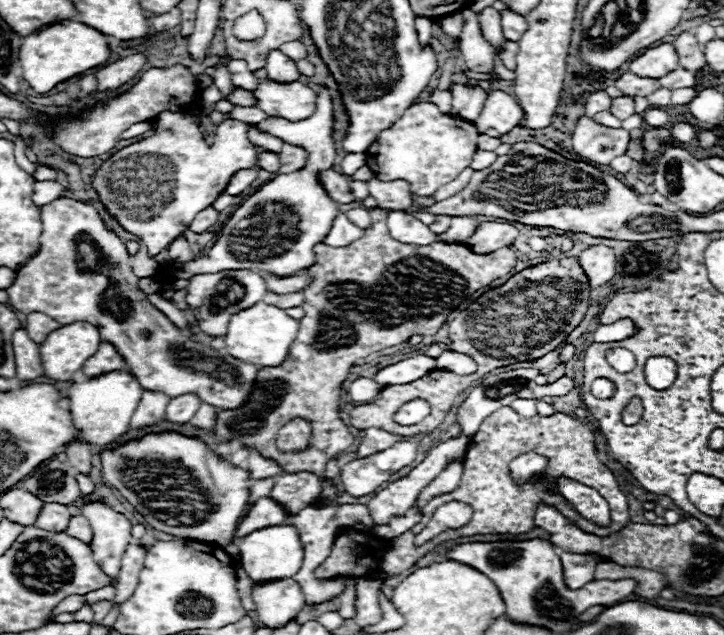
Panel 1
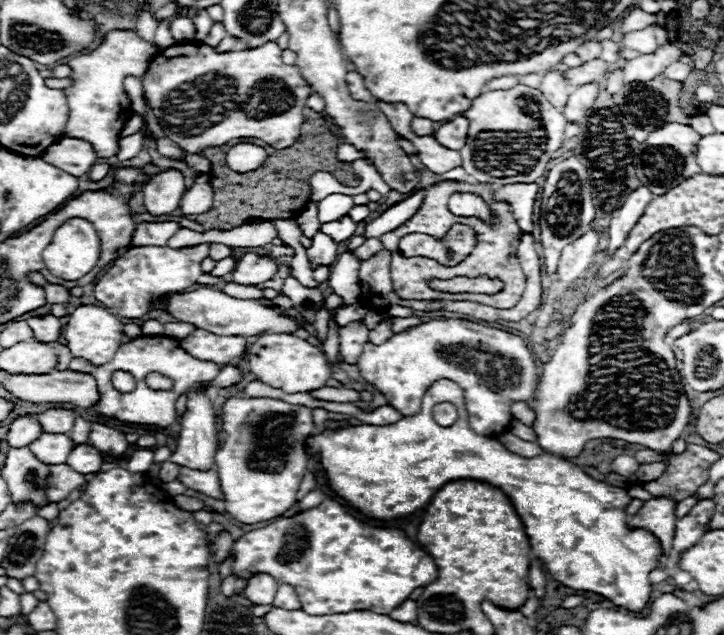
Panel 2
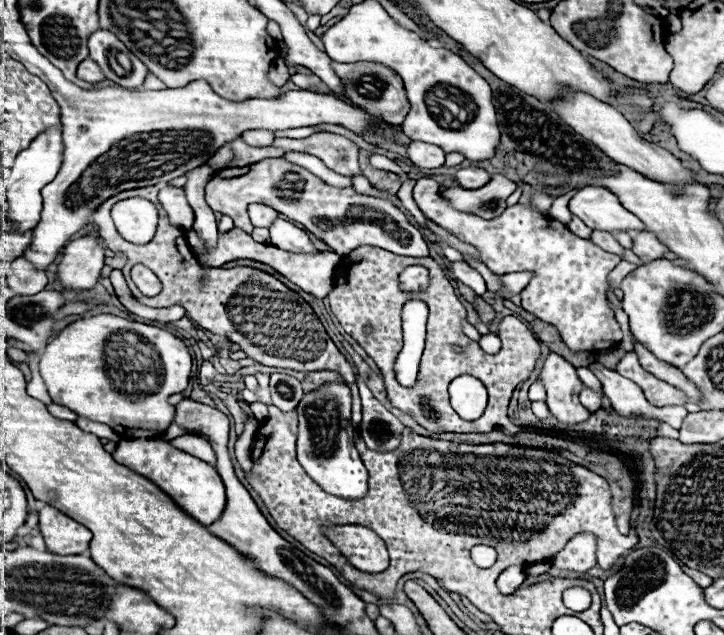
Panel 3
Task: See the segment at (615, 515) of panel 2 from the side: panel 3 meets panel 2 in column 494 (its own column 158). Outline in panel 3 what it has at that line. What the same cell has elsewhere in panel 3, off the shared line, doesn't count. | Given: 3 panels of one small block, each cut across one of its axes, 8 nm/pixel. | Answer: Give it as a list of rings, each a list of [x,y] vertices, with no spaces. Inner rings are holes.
[[[120,440],[116,452],[112,454],[116,462],[128,466],[132,472],[142,474],[144,478],[152,480],[160,486],[188,516],[198,520],[202,526],[210,526],[216,522],[226,506],[224,484],[208,462],[202,462],[182,450],[172,448],[168,442],[162,440]]]

